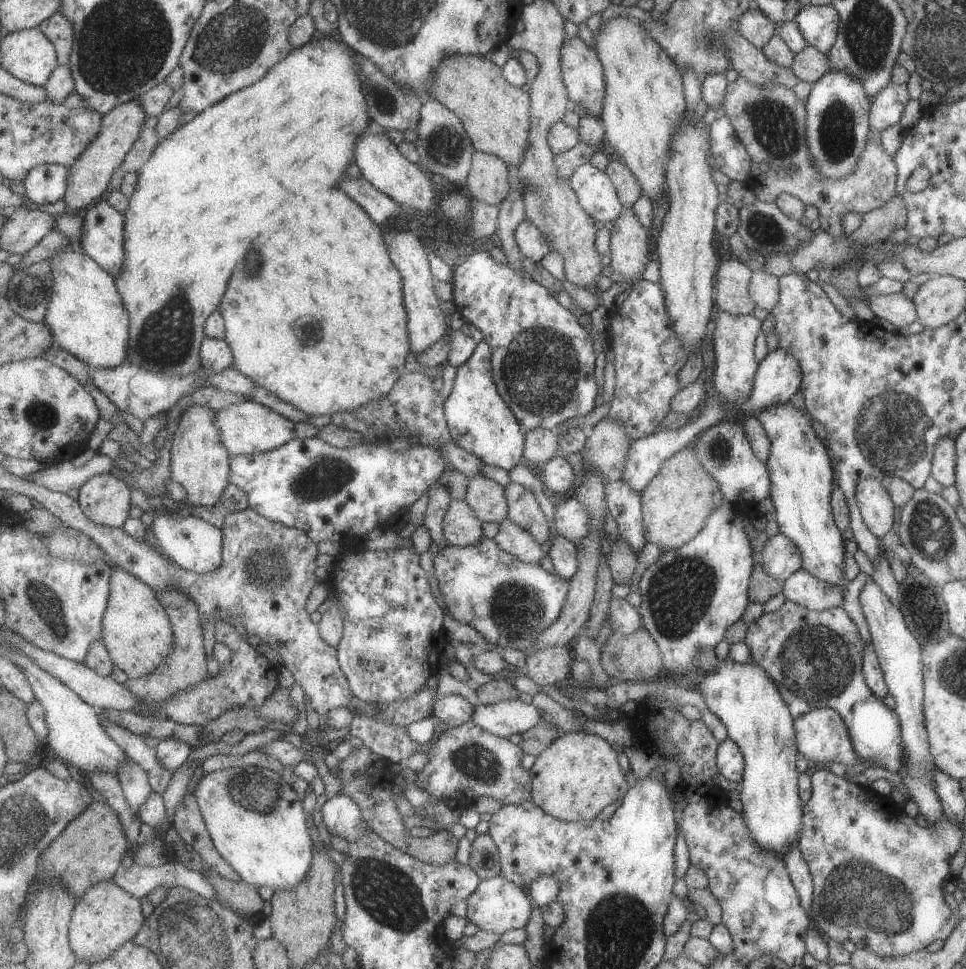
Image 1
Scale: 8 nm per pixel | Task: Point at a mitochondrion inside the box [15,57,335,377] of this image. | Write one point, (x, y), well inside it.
(166, 338)

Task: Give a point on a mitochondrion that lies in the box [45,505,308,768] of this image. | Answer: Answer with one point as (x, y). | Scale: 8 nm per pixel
(267, 564)

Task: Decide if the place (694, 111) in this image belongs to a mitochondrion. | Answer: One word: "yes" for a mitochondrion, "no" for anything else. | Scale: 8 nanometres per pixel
no

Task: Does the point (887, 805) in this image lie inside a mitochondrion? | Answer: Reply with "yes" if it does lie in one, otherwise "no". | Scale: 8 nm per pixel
no

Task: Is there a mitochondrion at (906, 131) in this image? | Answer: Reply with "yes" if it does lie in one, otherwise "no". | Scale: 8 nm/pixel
no

